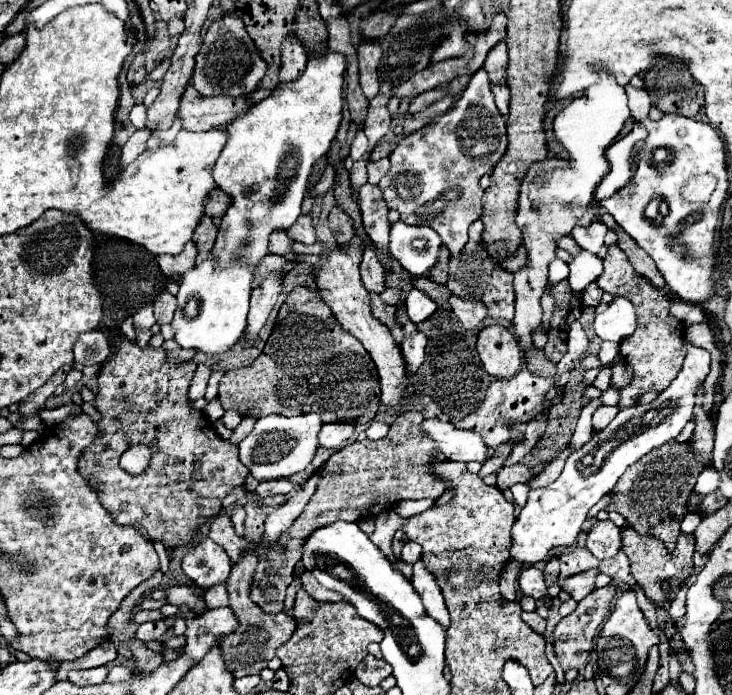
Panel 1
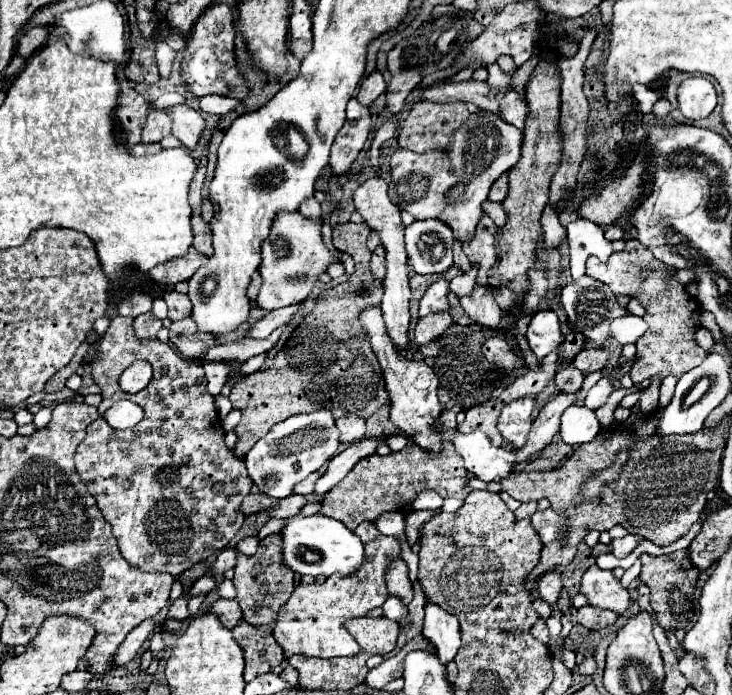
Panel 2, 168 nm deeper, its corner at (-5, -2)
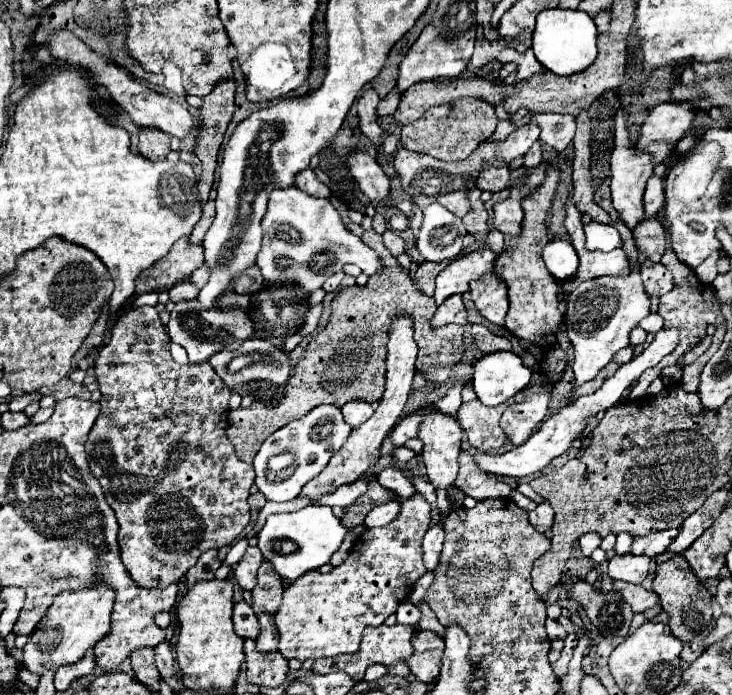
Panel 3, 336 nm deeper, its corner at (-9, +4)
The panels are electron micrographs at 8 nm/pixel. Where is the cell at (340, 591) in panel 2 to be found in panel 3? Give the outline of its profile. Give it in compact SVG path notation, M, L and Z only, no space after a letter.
M420 493L402 501L400 515L386 527L366 529L354 543L348 559L334 567L330 573L322 575L320 571L308 571L298 577L284 591L284 599L276 611L276 627L280 633L280 653L286 659L318 659L318 657L336 657L340 653L356 653L360 647L360 637L364 627L382 625L384 619L396 613L396 607L406 601L416 579L426 573L422 563L422 537L430 525L430 505Z

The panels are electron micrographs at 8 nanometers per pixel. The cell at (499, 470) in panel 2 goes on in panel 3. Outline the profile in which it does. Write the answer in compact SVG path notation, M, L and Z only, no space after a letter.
M660 329L660 331L654 335L652 343L650 343L640 355L632 357L628 363L622 363L622 365L616 369L616 373L614 373L612 377L608 377L608 379L604 381L604 385L602 385L596 393L586 395L586 397L580 397L580 399L576 399L574 403L568 403L568 405L562 407L556 415L552 415L552 417L548 417L546 421L542 421L540 429L538 429L536 433L532 433L530 439L528 439L526 443L522 443L520 447L514 447L514 449L510 449L510 451L506 451L506 453L500 453L500 455L480 453L480 449L476 449L476 453L474 453L474 463L478 465L478 469L484 469L486 473L492 473L492 475L496 475L496 477L522 479L522 477L526 477L526 475L538 473L538 471L544 469L554 457L562 455L566 449L572 447L572 441L578 439L580 433L582 433L582 419L584 419L586 415L592 415L592 413L596 415L596 413L600 413L600 411L608 411L610 407L614 407L614 405L620 401L622 391L624 391L628 385L632 385L632 381L638 379L644 369L658 365L664 355L672 353L674 347L676 347L676 343L678 343L678 331L676 331L676 329Z

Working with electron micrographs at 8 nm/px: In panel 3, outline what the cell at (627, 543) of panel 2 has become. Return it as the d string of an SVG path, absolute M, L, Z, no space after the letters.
M666 529L666 531L656 531L656 533L650 533L650 535L644 535L644 537L634 537L632 553L656 557L656 555L666 551L666 547L678 535L678 531L680 529Z

